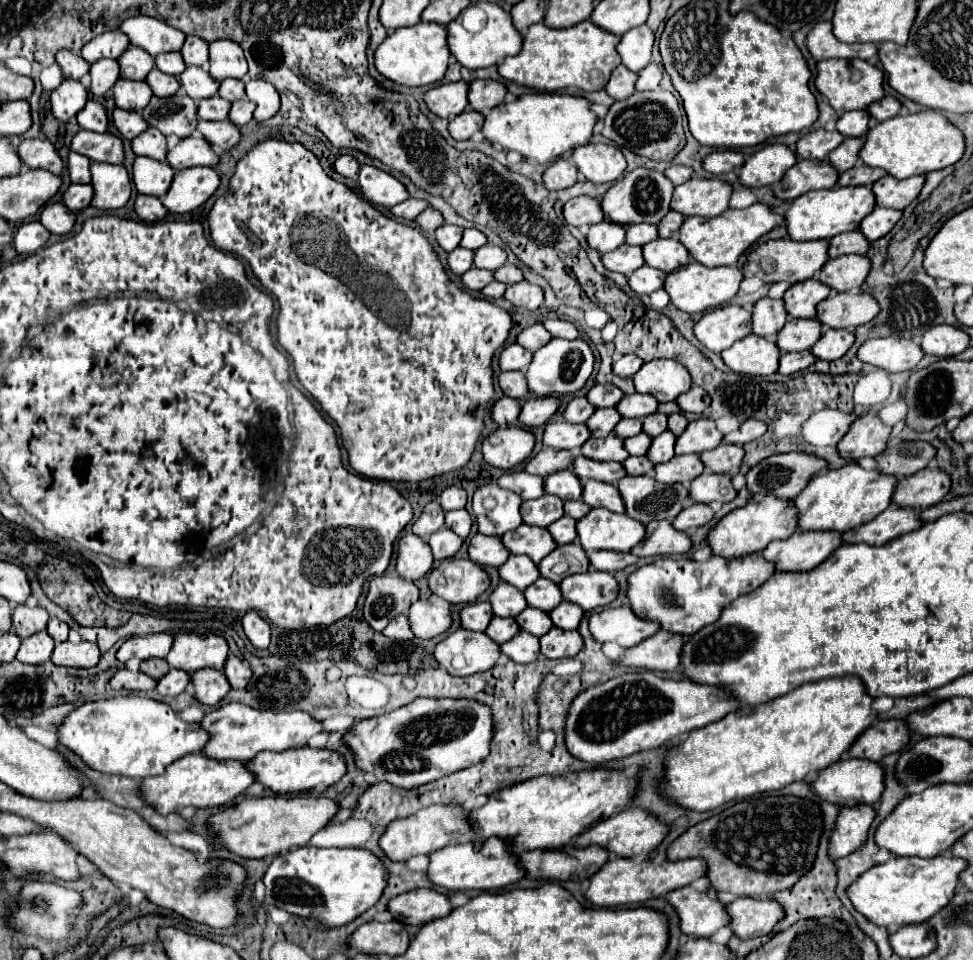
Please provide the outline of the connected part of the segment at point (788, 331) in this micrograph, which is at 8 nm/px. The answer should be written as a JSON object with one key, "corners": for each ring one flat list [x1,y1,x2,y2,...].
{"corners":[[790,318,790,322,780,330,776,344,782,354,802,352,802,350,810,350,820,336,822,336,822,324,818,320]]}

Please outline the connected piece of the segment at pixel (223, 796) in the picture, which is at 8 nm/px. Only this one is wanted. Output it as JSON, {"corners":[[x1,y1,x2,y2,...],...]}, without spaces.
{"corners":[[196,752,172,762,172,766,168,766,168,770,162,776,142,780,140,790,150,806,160,810,162,814,170,814,170,812,180,812,186,806,216,808,216,806,232,804,232,800,242,796,246,788,250,788,254,782,256,782,256,774,250,772,246,764,238,760,214,760,214,758,206,758,206,754,202,752]]}

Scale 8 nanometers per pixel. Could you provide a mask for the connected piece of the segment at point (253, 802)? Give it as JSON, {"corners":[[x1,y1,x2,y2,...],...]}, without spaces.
{"corners":[[294,796,294,798,244,798,240,804,210,818,212,830,218,834,220,844,242,858,266,858,288,852,292,846,304,846,322,830,338,812,338,804,330,798]]}

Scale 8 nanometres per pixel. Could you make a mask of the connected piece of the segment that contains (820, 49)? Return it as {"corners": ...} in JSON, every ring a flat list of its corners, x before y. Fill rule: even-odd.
{"corners":[[818,22,806,40,806,46,814,60,826,58,862,58,868,60,878,54,876,44,846,44,840,42,832,32,832,22]]}

